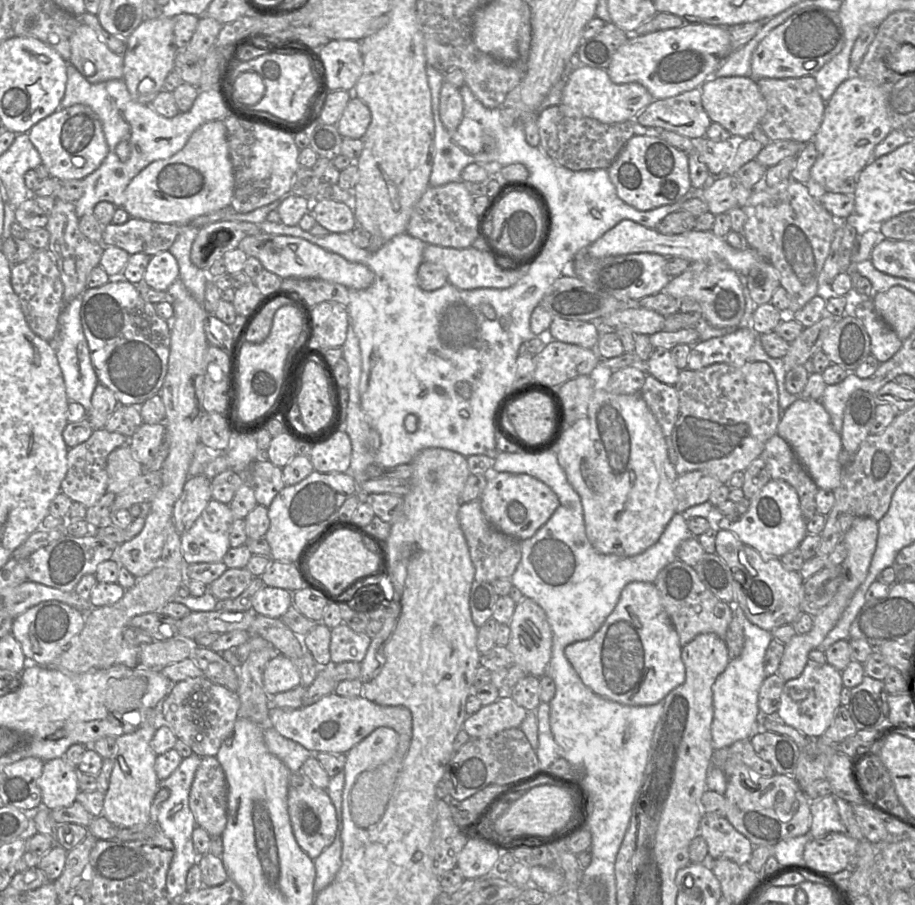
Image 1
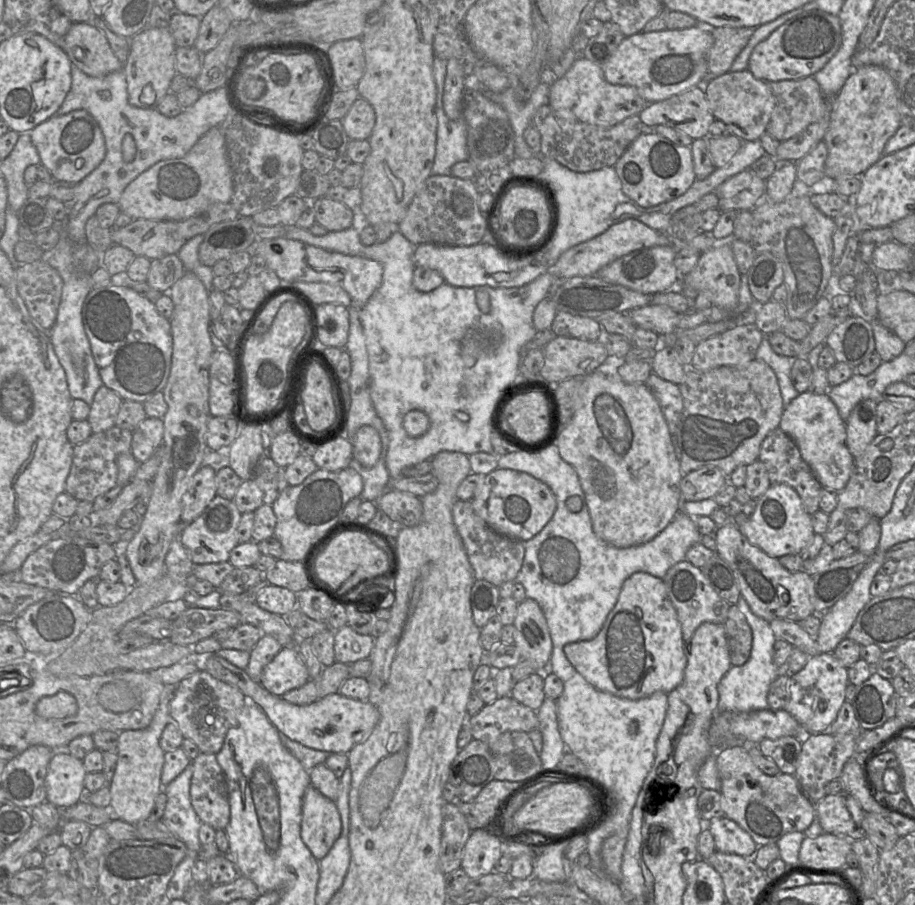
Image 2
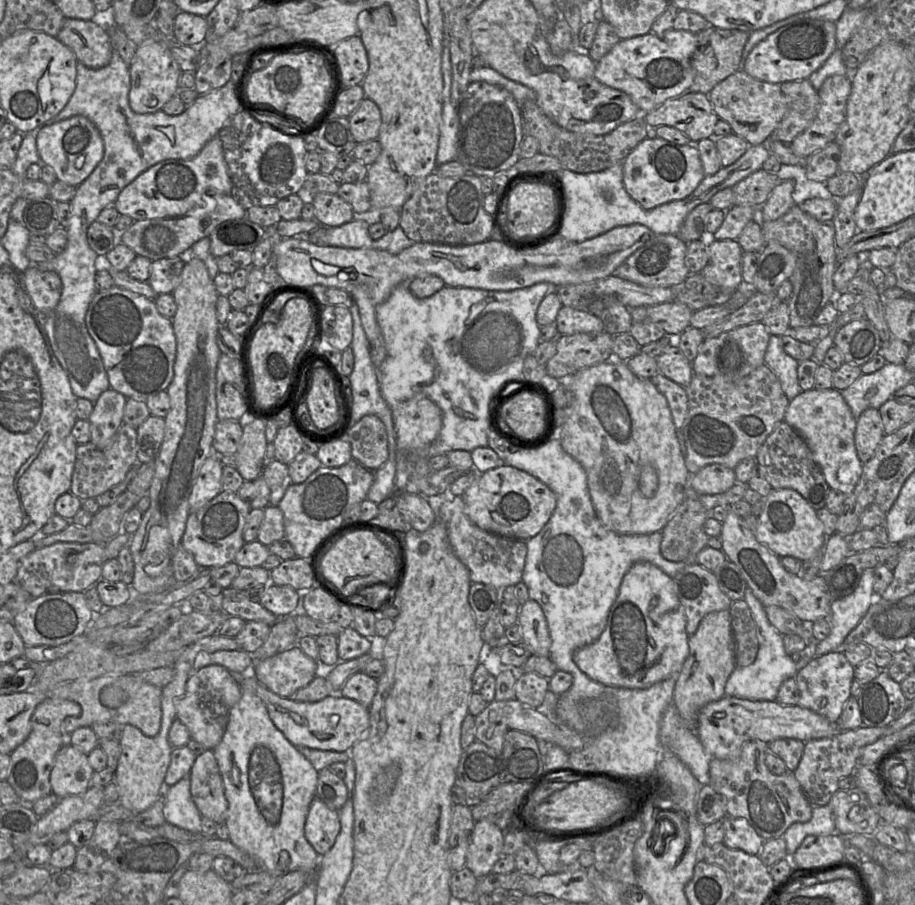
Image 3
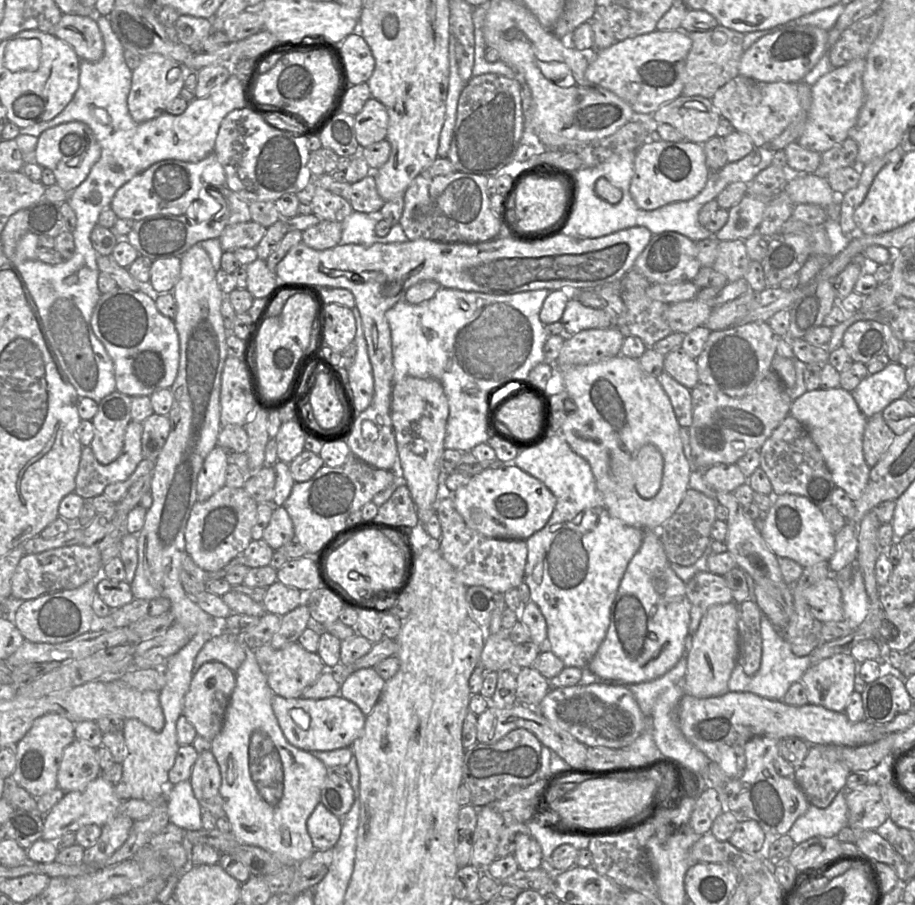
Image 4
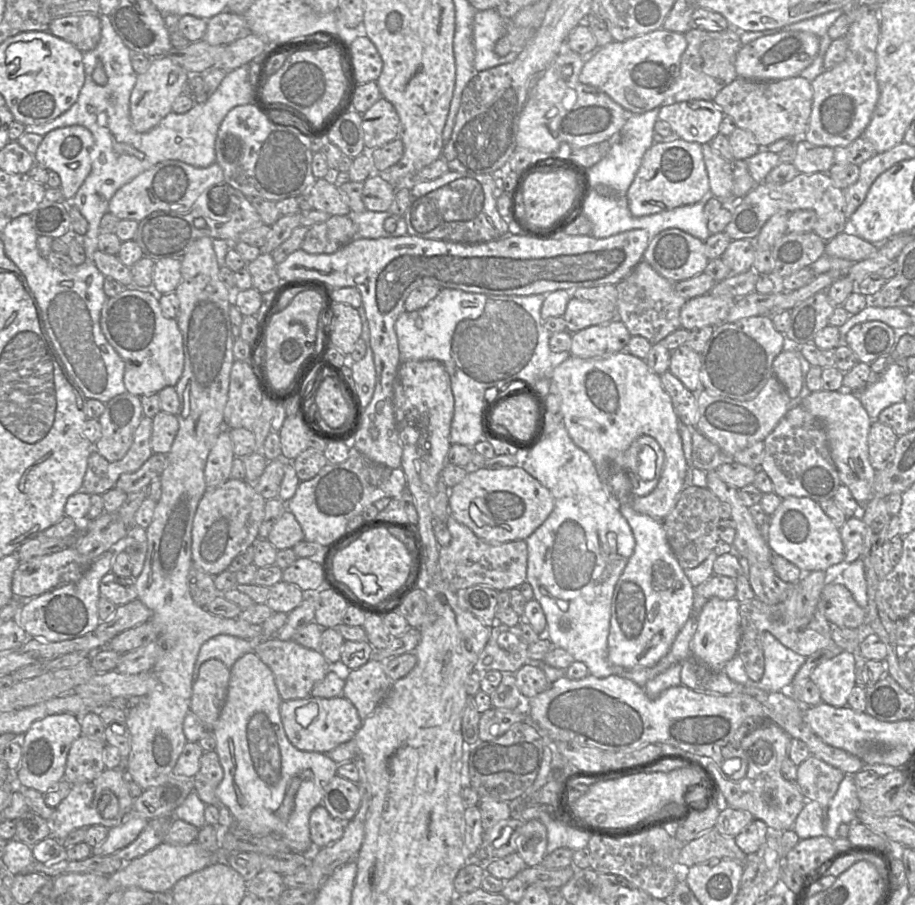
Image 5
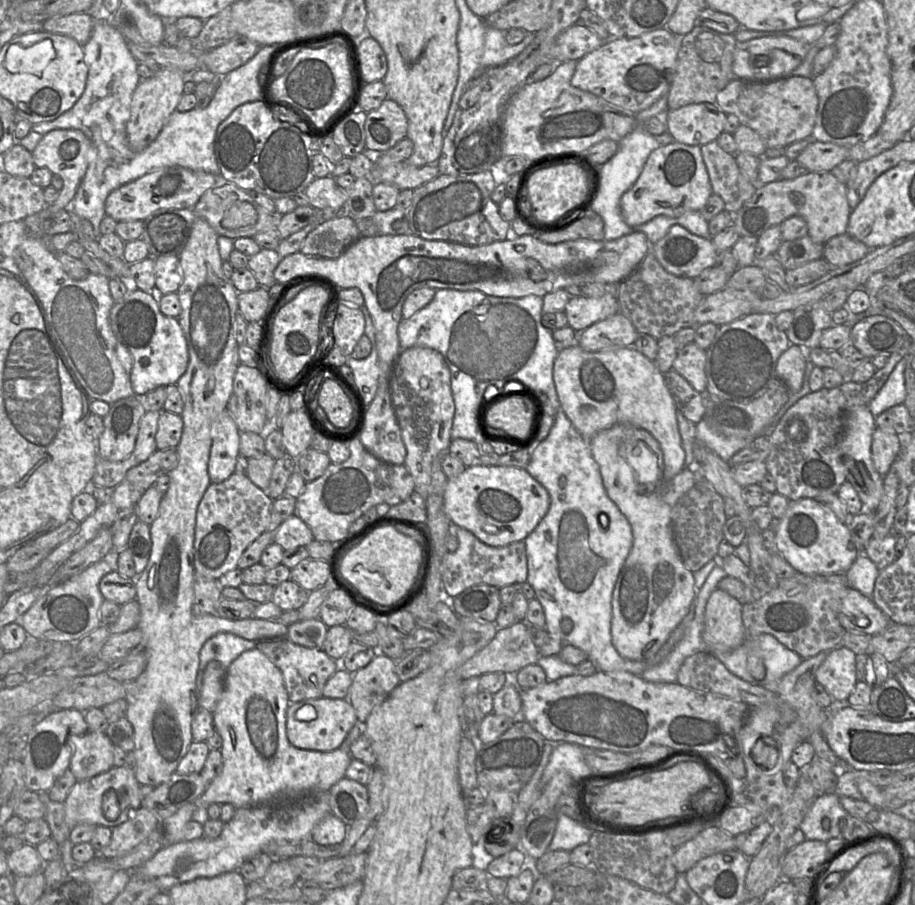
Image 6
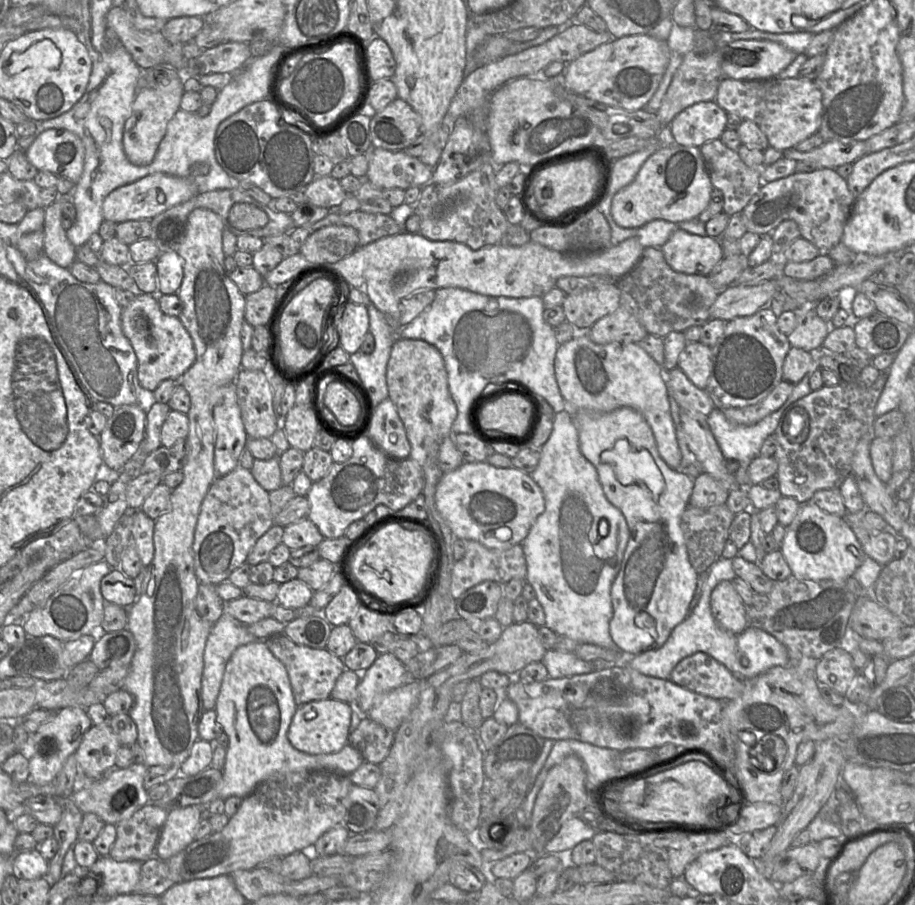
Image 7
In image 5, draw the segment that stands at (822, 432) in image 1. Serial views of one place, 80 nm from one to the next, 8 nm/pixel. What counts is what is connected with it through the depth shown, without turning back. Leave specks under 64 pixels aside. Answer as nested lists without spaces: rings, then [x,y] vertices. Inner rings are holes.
[[[816,391],[803,398],[800,404],[820,420],[826,431],[831,457],[838,470],[841,484],[846,485],[855,500],[864,505],[873,498],[876,470],[869,460],[868,435],[873,420],[852,391]]]

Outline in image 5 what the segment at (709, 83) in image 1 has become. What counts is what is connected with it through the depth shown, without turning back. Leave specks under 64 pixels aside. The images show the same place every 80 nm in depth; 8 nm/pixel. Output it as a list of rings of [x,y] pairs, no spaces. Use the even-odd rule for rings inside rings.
[[[800,76],[776,81],[736,78],[713,100],[724,115],[734,120],[738,128],[750,131],[760,147],[766,147],[783,138],[803,138],[808,127],[812,102],[811,82]]]

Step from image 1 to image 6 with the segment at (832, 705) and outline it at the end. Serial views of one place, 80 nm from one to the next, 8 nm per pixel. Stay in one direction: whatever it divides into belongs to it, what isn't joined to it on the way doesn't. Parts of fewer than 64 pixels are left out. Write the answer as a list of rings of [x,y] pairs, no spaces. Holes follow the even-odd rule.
[[[846,647],[829,651],[815,673],[821,684],[835,702],[847,702],[857,683],[855,653]]]

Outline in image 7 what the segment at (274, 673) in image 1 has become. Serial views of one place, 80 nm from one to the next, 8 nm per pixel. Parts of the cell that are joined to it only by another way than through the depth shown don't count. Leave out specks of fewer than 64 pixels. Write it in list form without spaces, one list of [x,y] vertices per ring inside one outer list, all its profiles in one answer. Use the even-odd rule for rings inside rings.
[[[285,634],[274,635],[264,641],[273,655],[285,665],[297,705],[331,697],[338,677],[346,669],[343,658],[326,648],[317,649],[296,644]]]

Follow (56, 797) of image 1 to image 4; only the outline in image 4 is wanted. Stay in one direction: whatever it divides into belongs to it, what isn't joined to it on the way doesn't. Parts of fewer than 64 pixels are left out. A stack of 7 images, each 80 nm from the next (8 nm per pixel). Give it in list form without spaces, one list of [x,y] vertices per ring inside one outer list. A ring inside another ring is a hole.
[[[74,740],[63,751],[57,785],[65,793],[82,790],[101,773],[96,748]]]

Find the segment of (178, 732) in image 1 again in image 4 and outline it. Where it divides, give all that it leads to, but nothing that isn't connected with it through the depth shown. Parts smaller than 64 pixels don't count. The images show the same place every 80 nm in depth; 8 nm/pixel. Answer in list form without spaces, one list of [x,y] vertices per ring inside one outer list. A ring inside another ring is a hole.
[[[217,661],[204,663],[192,677],[189,690],[184,698],[183,716],[193,725],[197,735],[212,741],[221,731],[235,685],[235,672]]]

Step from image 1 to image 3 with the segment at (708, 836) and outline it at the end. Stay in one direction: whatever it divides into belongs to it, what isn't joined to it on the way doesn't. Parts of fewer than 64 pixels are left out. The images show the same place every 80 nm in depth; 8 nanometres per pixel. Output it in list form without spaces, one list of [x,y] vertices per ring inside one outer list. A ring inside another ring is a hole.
[[[723,818],[725,835],[723,844],[730,849],[739,849],[750,855],[758,855],[764,840],[743,818]]]

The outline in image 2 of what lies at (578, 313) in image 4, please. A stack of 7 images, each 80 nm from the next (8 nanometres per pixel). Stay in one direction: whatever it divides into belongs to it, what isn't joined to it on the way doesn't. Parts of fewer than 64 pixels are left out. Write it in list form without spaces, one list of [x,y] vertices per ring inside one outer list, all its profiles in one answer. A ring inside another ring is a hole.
[[[558,311],[551,329],[556,336],[578,338],[586,341],[601,340],[604,332],[597,319]]]

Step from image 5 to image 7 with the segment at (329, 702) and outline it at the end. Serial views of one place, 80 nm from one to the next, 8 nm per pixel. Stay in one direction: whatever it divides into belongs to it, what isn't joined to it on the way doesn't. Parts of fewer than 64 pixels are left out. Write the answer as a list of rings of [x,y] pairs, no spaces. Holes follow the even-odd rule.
[[[333,698],[298,705],[288,730],[291,745],[307,754],[330,754],[340,751],[350,737],[350,726],[355,704]]]

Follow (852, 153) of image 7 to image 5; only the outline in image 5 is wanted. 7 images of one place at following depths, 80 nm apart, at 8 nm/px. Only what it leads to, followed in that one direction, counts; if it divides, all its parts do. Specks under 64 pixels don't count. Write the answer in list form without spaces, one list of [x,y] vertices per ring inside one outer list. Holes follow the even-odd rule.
[[[804,138],[797,140],[796,156],[792,162],[800,173],[828,173],[834,165],[834,149],[816,146]]]

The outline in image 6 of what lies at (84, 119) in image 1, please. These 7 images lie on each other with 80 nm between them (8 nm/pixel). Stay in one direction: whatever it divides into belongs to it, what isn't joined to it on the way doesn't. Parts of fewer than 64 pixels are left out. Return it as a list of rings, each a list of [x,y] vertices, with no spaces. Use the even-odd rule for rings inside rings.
[[[55,129],[43,135],[31,152],[36,167],[47,168],[52,174],[57,174],[63,179],[63,187],[52,204],[56,208],[70,209],[72,200],[88,168],[88,149],[89,139],[81,130]]]

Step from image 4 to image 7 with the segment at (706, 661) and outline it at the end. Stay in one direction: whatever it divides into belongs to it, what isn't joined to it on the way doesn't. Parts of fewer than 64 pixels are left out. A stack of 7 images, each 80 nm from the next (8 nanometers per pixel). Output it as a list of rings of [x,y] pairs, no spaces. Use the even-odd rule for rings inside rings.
[[[724,580],[715,586],[710,597],[711,612],[717,623],[732,633],[747,627],[746,606],[732,581]]]

